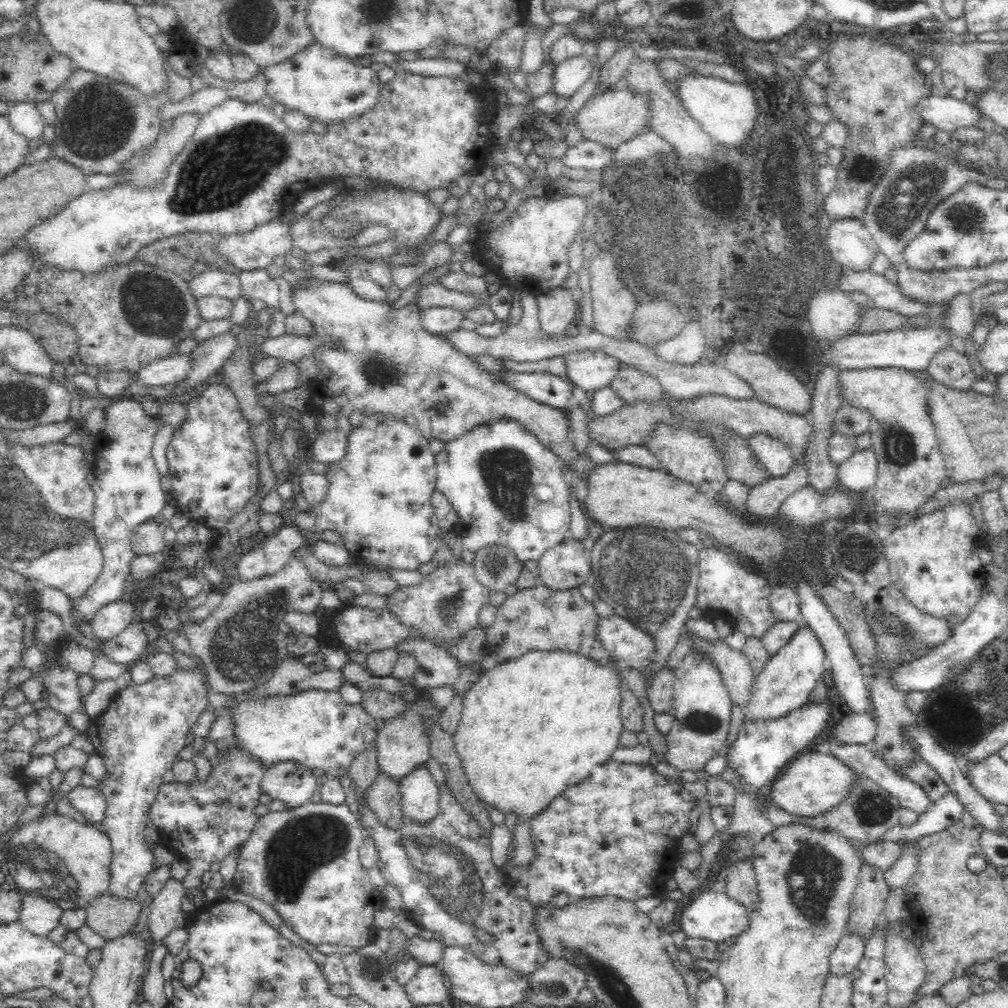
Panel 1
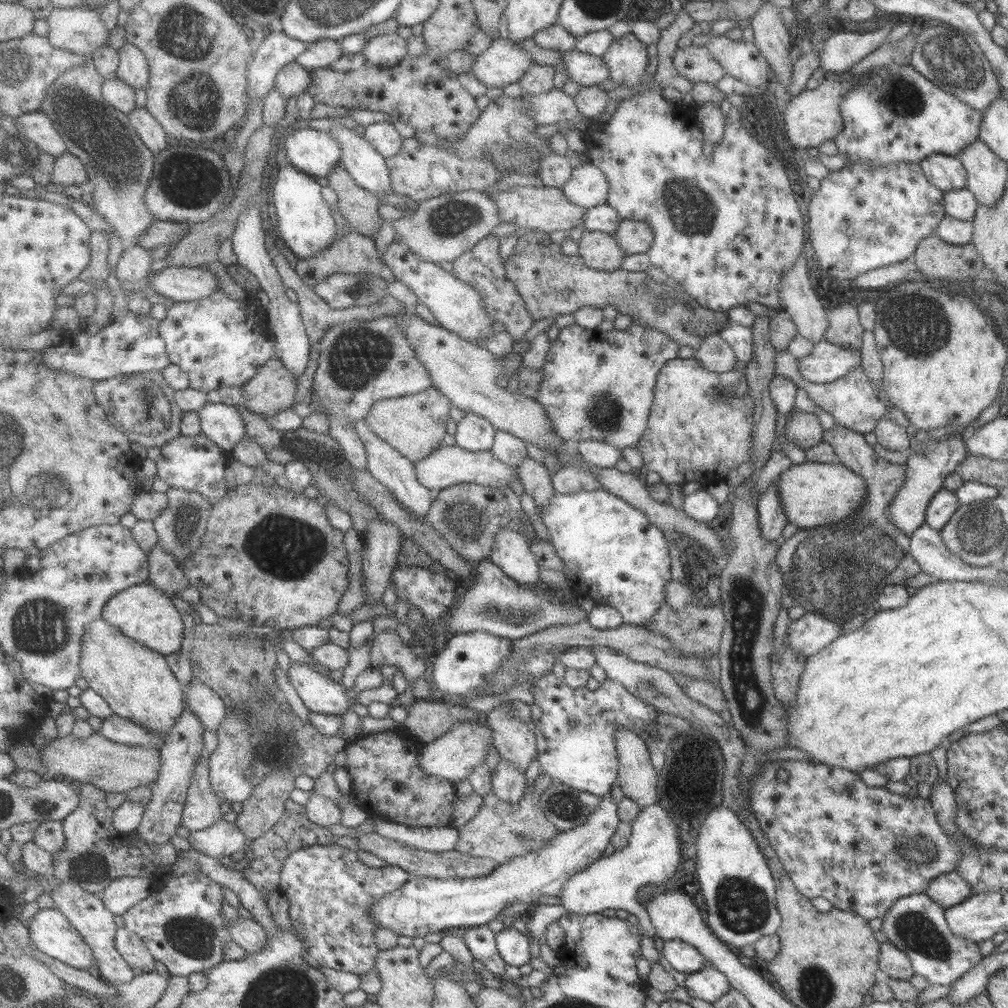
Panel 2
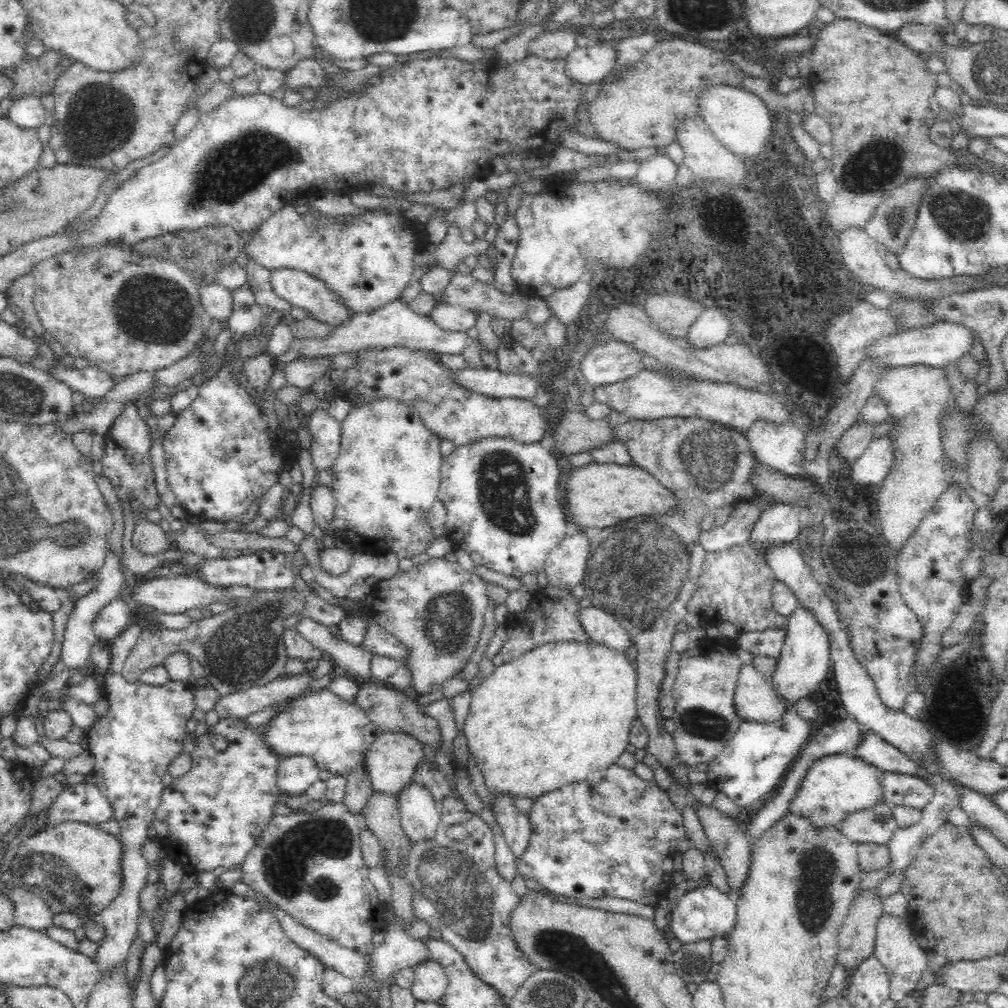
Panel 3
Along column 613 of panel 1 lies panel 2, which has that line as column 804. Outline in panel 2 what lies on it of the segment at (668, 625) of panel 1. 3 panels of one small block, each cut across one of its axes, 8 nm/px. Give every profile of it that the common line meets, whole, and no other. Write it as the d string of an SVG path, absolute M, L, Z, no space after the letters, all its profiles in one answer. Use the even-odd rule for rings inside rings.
M833 426L824 430L823 440L830 444L840 463L854 471L854 473L866 479L866 491L868 496L864 504L849 518L844 518L834 524L822 524L813 528L800 528L794 536L782 541L778 552L776 552L776 563L782 571L784 578L785 594L781 598L783 609L794 606L802 606L808 614L816 614L828 618L833 622L844 624L858 615L864 615L868 608L877 602L880 592L888 585L905 585L905 581L918 575L921 571L920 565L910 554L911 540L904 532L896 528L894 522L888 518L890 503L894 501L896 493L906 481L906 464L892 464L884 458L879 457L865 440L864 433L850 430L846 426Z

